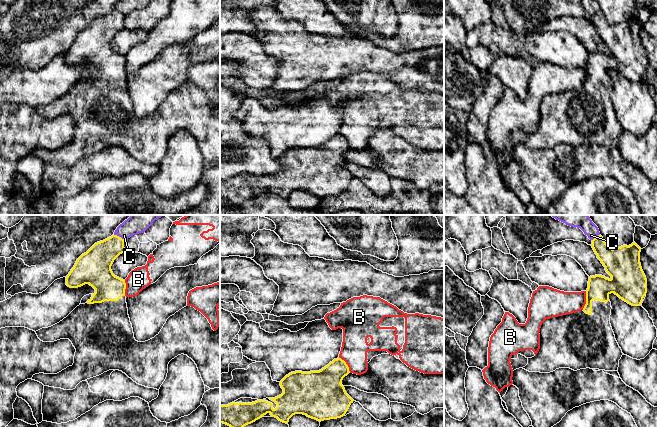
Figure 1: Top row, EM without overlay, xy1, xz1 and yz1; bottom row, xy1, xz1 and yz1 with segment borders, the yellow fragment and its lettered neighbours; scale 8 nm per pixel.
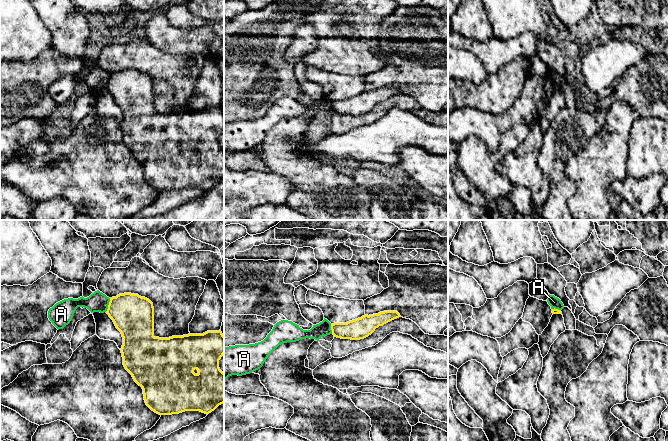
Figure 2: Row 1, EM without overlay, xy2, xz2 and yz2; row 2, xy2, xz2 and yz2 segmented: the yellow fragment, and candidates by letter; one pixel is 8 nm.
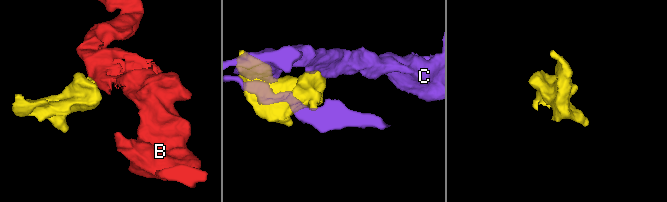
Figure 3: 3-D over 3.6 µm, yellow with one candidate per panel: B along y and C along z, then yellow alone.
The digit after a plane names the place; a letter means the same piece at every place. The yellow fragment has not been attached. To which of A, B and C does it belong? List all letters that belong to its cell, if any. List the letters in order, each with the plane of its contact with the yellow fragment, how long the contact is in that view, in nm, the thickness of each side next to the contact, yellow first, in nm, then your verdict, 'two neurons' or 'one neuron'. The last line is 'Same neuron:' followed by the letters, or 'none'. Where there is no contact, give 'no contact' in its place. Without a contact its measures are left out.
A: xy2 | 120 nm | 320/160 nm | two neurons
B: yz1 | 160 nm | 190/220 nm | two neurons
C: xy1 | 100 nm | 220/120 nm | two neurons
Same neuron: none

